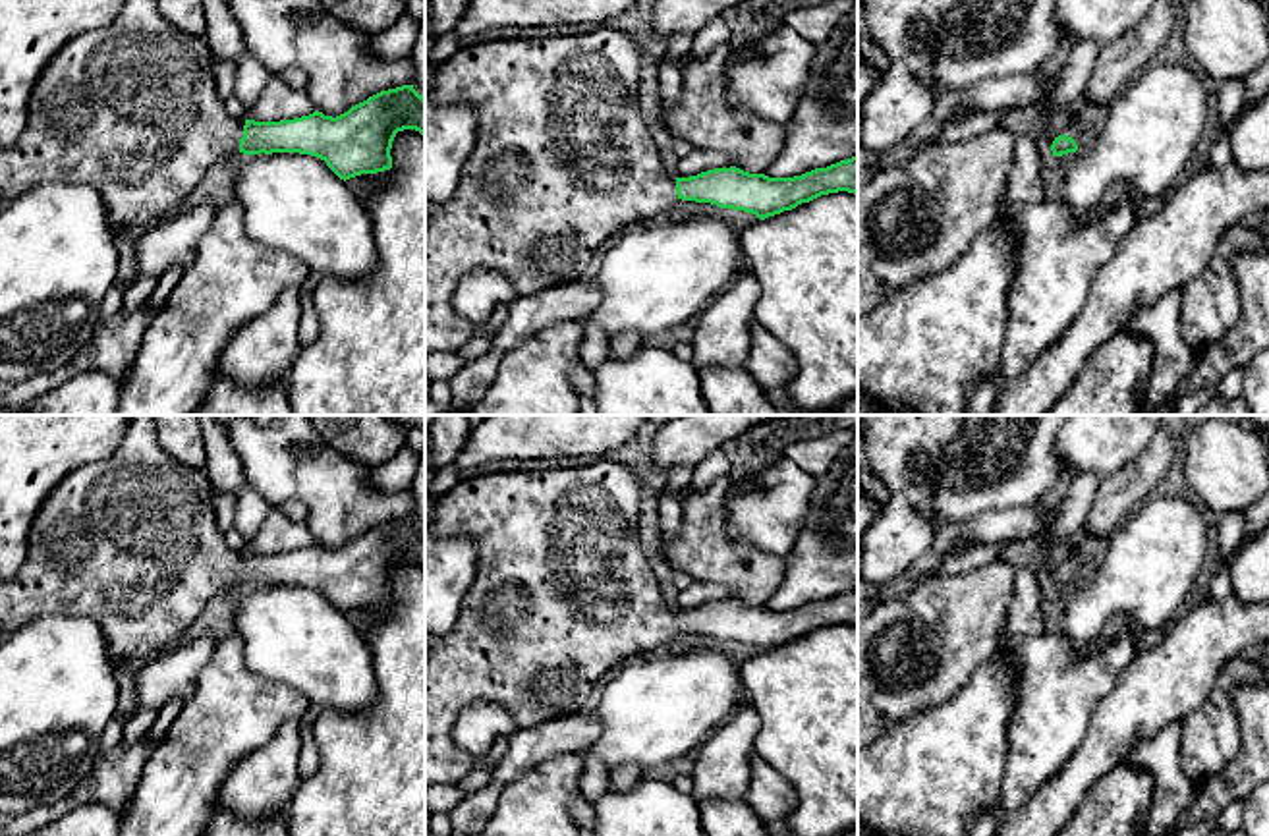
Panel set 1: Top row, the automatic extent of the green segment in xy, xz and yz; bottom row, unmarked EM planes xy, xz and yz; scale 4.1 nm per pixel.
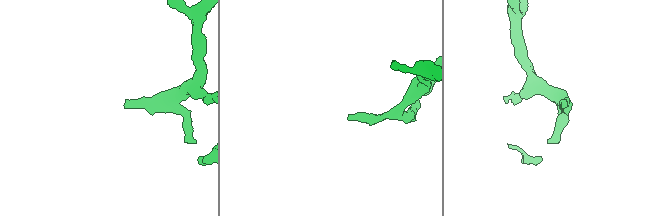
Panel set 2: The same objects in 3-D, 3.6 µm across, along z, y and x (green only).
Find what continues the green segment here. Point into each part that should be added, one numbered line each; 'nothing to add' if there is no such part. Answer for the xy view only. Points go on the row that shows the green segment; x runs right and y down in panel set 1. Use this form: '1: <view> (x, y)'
1: xy (130, 109)

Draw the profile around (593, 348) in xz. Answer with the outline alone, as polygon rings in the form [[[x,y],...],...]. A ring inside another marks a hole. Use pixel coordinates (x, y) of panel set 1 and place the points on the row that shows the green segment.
[[[599,326],[583,328],[579,359],[593,373],[610,353],[608,338]]]

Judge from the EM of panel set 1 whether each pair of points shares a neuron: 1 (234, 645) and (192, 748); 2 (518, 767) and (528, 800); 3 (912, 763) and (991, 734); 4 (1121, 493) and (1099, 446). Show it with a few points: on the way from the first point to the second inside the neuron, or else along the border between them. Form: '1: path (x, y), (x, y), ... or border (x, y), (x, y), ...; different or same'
1: path (226, 670), (226, 713), (217, 723); same
2: border (563, 753), (541, 759), (514, 779), (493, 809); different
3: path (931, 763), (945, 763), (972, 740); same
4: border (1148, 445), (1132, 460), (1101, 479); different

